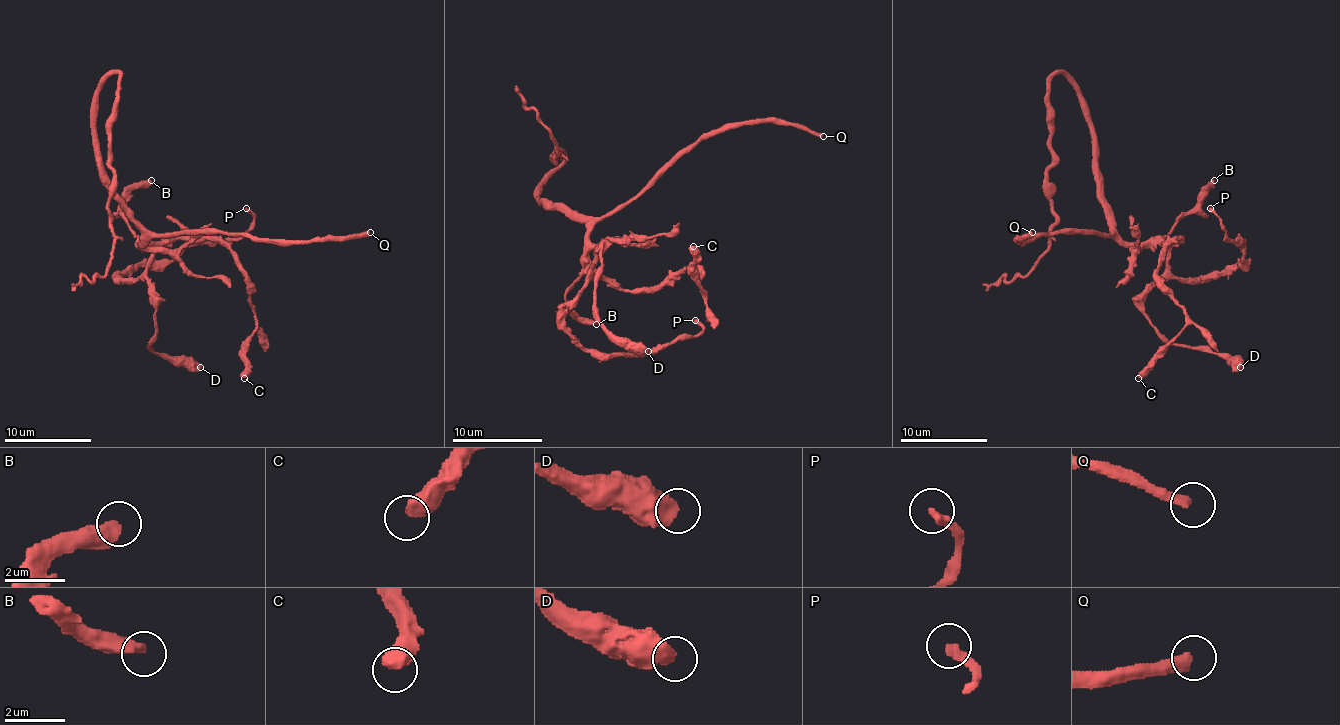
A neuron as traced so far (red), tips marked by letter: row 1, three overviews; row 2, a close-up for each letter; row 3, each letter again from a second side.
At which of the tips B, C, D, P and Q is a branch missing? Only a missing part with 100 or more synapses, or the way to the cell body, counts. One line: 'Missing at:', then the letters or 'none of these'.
Missing at: Q

